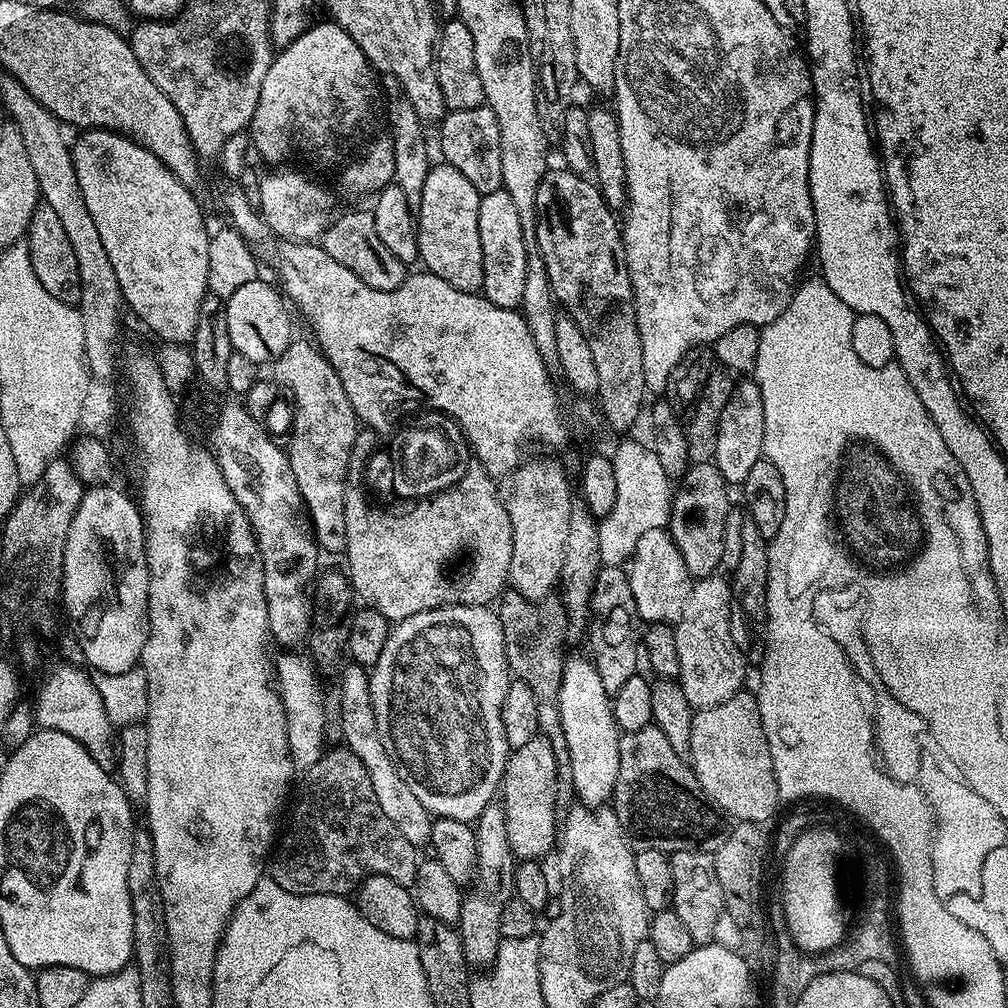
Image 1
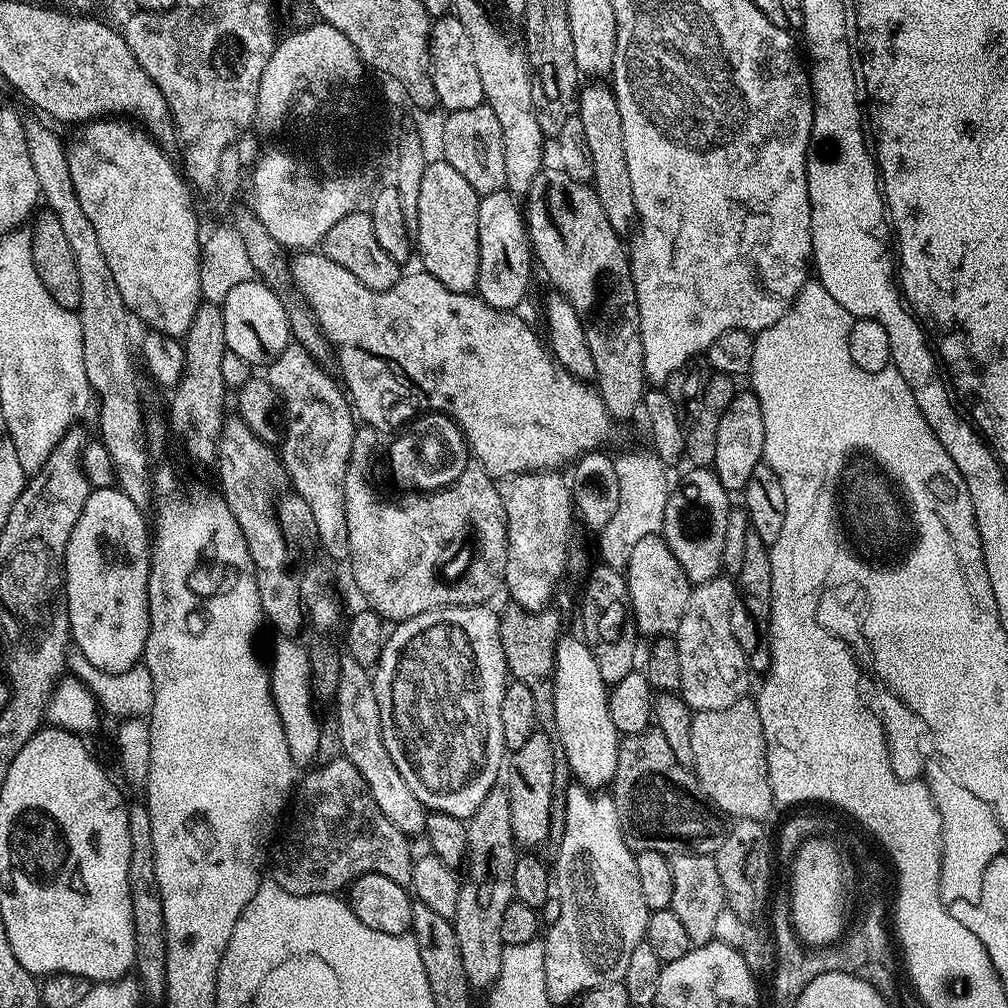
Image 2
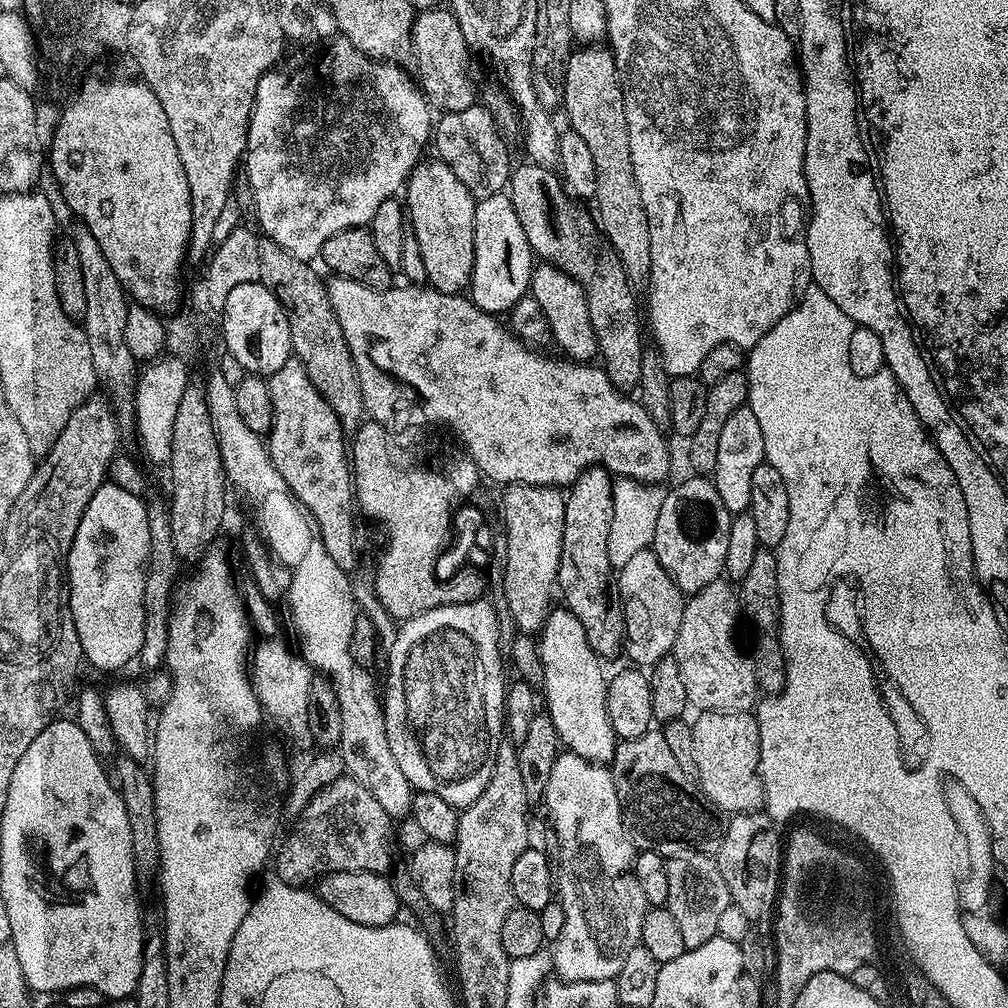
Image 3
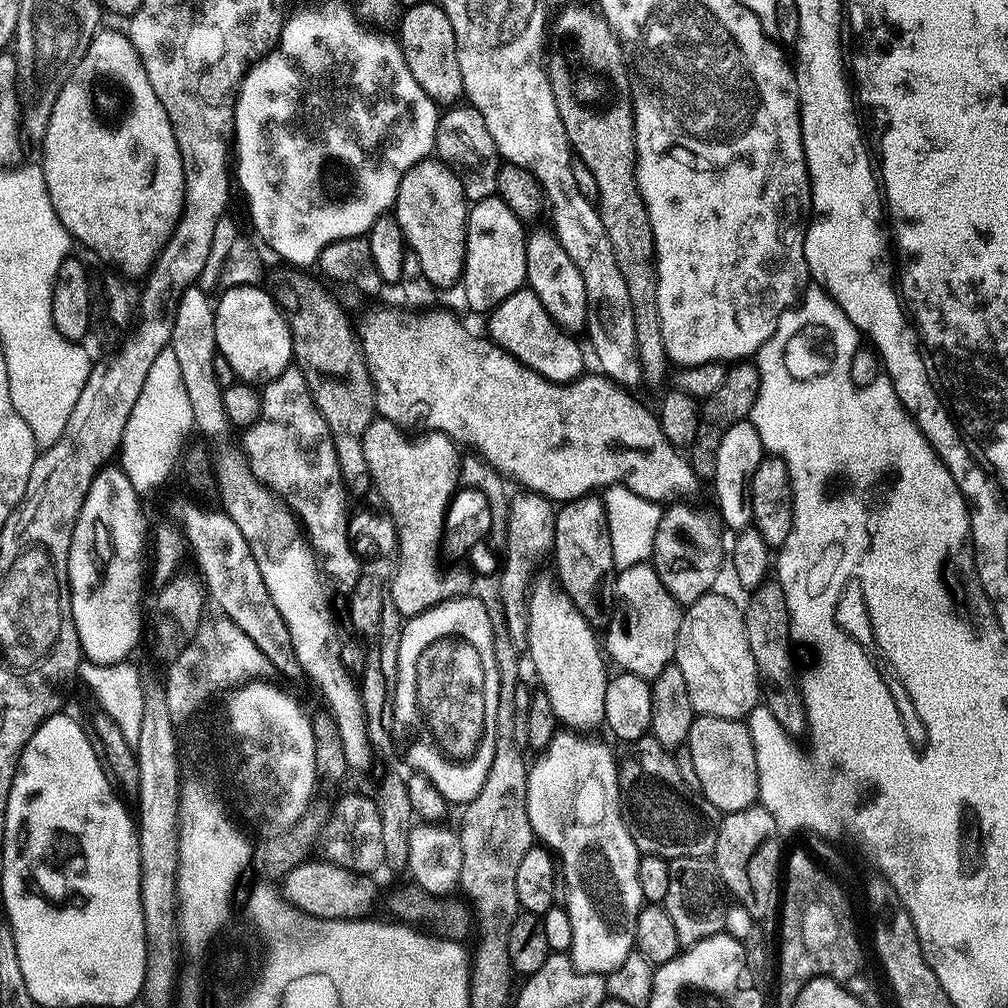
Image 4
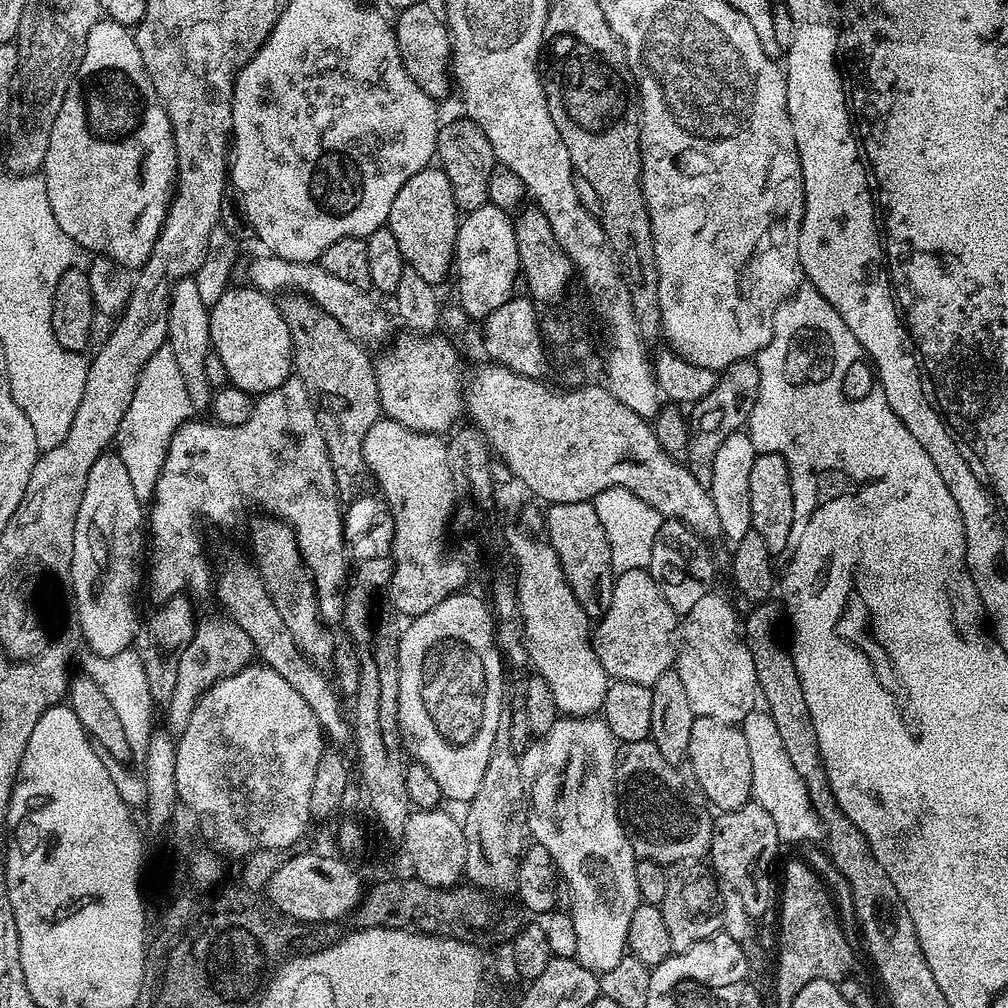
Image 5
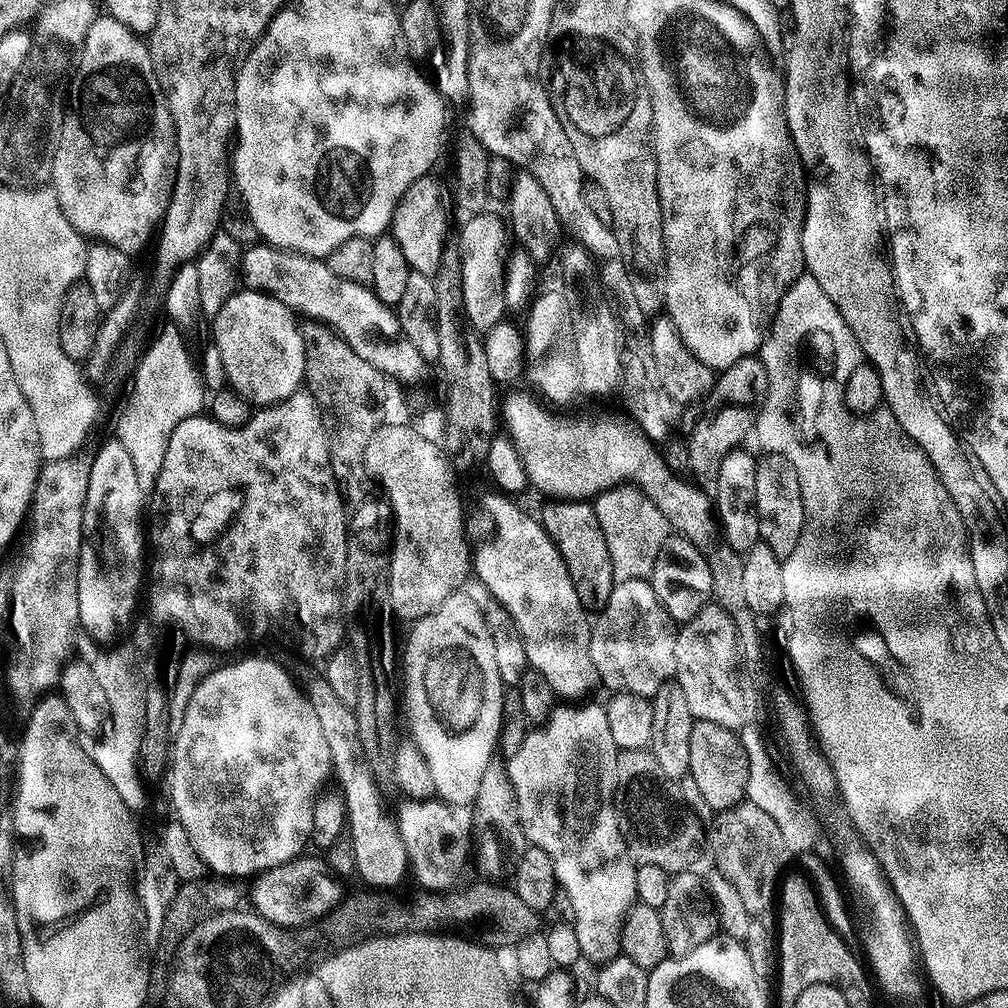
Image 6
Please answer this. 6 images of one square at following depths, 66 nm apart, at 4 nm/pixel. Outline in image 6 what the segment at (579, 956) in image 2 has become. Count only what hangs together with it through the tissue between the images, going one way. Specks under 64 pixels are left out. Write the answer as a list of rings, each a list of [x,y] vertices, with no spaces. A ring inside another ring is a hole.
[[[564,702],[553,708],[548,717],[539,726],[533,727],[529,731],[526,742],[522,742],[522,747],[518,749],[518,754],[514,754],[512,760],[507,761],[506,767],[508,777],[512,783],[512,789],[516,795],[516,815],[518,817],[519,827],[524,827],[524,836],[528,839],[527,843],[534,848],[546,850],[550,854],[550,862],[554,862],[554,874],[556,883],[559,887],[566,890],[567,896],[575,909],[575,917],[571,923],[573,929],[578,934],[578,946],[580,947],[581,957],[588,956],[595,962],[603,962],[612,959],[620,952],[620,927],[624,924],[624,915],[637,903],[636,891],[634,890],[634,874],[636,873],[636,861],[630,858],[626,842],[622,838],[622,830],[618,826],[616,817],[616,808],[612,804],[612,793],[616,786],[614,770],[616,769],[617,746],[614,737],[610,734],[610,725],[606,723],[606,710],[604,704],[584,704],[588,702]]]

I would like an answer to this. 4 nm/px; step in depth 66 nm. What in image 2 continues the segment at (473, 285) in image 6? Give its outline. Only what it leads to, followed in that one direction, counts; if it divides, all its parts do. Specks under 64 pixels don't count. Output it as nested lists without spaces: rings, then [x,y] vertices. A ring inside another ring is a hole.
[[[503,190],[480,197],[478,206],[478,282],[476,292],[490,306],[519,309],[532,280],[534,257],[528,243],[524,213],[517,197]]]

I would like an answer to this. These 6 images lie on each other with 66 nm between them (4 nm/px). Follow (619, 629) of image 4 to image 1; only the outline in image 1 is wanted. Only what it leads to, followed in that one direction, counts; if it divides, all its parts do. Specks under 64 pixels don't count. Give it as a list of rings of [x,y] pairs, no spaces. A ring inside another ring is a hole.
[[[667,528],[646,530],[646,534],[638,538],[638,546],[634,546],[634,554],[626,565],[626,571],[630,590],[634,594],[637,617],[645,625],[675,625],[694,580],[689,576],[686,562],[682,562],[682,554]]]

